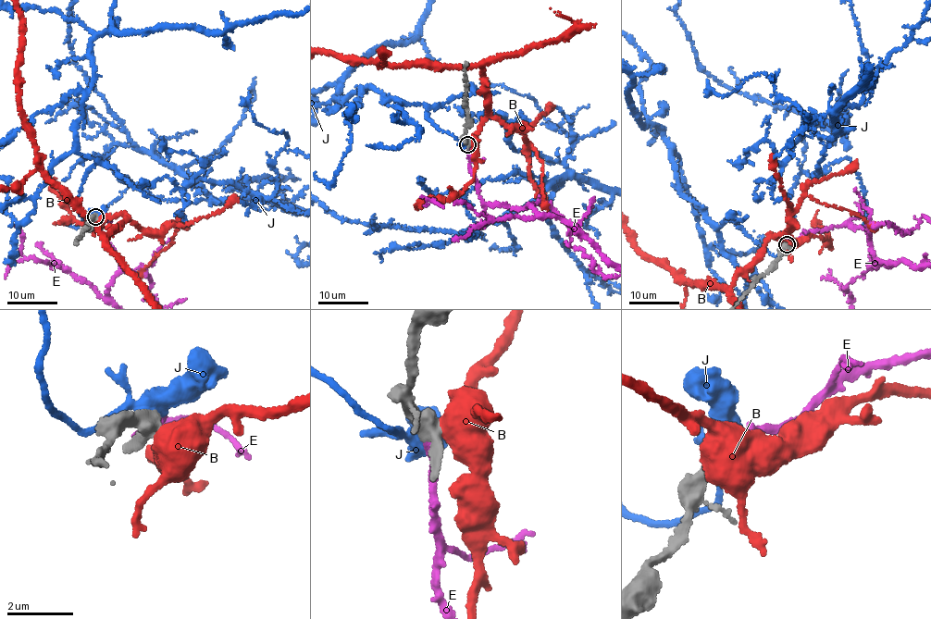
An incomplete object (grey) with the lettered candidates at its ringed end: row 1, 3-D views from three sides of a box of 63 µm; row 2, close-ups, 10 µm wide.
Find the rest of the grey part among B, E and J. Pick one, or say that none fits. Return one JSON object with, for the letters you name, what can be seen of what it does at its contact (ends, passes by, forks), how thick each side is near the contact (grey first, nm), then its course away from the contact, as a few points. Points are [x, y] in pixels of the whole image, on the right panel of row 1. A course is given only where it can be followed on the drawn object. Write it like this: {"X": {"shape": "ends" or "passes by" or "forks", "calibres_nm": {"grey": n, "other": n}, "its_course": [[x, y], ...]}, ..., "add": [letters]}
{"E": {"shape": "ends", "calibres_nm": {"grey": 440, "other": 340}}, "add": ["E"]}

